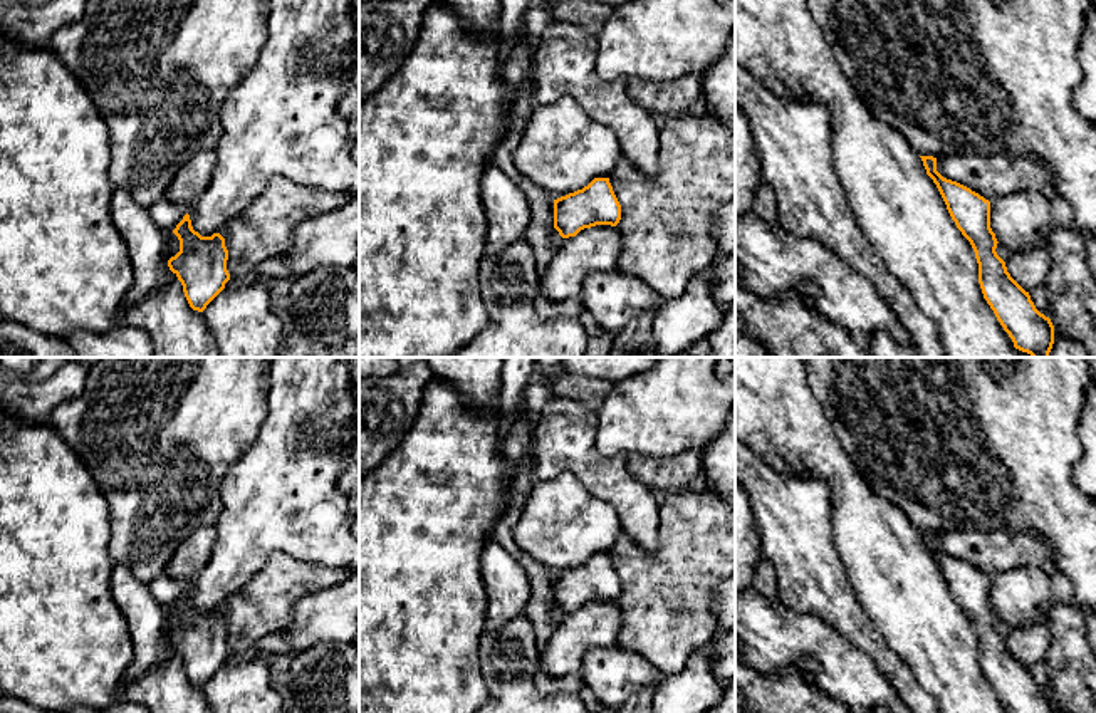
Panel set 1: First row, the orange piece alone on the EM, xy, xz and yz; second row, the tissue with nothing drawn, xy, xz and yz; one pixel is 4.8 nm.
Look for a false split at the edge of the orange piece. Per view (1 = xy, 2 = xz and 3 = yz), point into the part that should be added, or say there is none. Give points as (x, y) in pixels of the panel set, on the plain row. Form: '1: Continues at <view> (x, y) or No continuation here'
1: No continuation here
2: No continuation here
3: No continuation here

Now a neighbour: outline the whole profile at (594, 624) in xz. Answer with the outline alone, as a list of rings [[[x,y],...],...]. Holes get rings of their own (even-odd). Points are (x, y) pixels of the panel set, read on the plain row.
[[[611,601],[584,604],[576,612],[564,614],[547,646],[539,653],[537,668],[556,678],[581,673],[584,654],[592,648],[619,648],[621,624],[623,614],[618,604]]]

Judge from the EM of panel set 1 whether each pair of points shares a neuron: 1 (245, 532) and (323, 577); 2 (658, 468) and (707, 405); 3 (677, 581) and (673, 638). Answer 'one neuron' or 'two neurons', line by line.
1: two neurons
2: two neurons
3: one neuron

